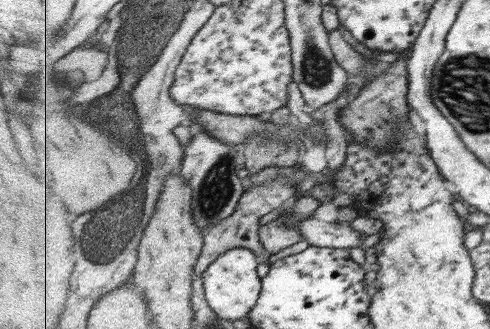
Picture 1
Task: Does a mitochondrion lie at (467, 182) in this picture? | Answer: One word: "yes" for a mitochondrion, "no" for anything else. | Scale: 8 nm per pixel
no

